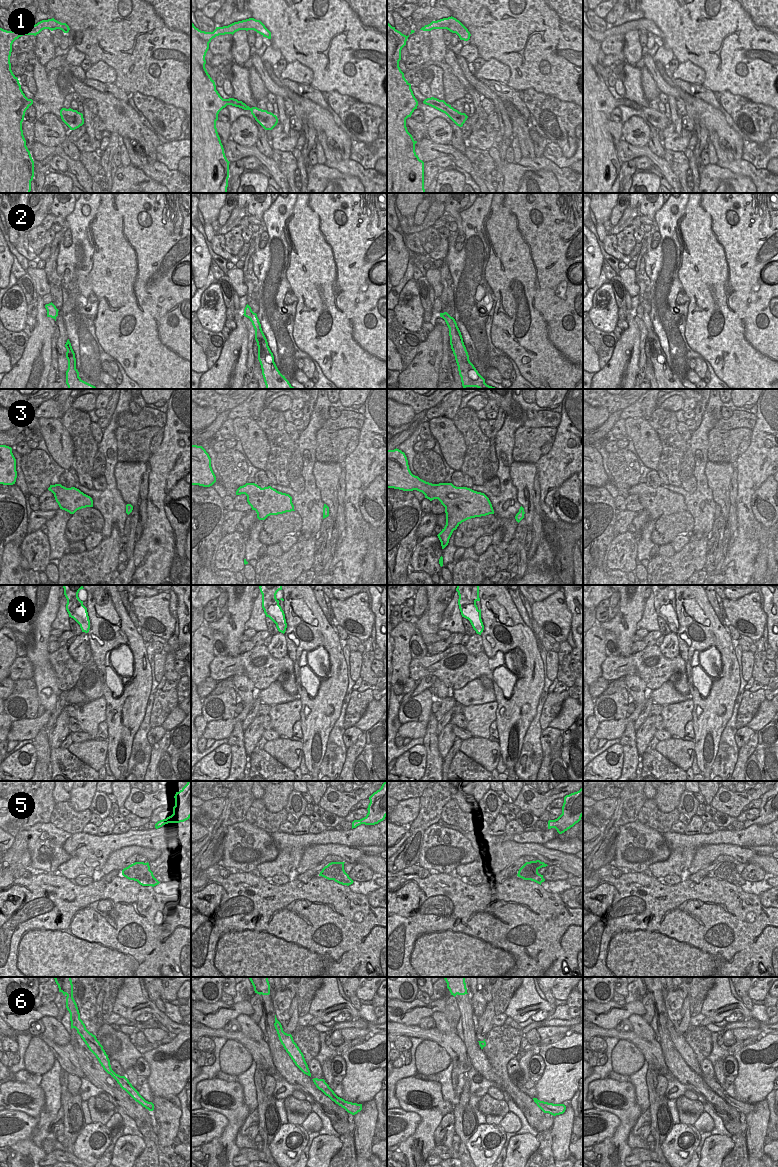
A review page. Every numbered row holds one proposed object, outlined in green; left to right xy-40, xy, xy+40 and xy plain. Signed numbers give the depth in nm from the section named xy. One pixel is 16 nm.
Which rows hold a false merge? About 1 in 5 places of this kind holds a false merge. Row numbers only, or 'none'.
5, 6

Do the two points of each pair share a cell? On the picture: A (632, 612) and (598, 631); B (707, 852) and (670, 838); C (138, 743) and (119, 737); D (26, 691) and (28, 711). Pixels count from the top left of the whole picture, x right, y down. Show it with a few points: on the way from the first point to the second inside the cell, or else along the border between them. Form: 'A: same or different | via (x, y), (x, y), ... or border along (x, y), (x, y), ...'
A: different | border along (599, 623), (605, 630)
B: different | border along (720, 843), (701, 845), (696, 850), (688, 869)
C: different | border along (142, 719), (134, 735), (127, 764)
D: same | via (26, 696), (26, 706)

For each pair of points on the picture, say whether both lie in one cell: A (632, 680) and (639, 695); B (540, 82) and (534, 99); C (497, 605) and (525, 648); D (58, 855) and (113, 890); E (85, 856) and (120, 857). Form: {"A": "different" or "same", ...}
{"A": "same", "B": "different", "C": "same", "D": "different", "E": "different"}

